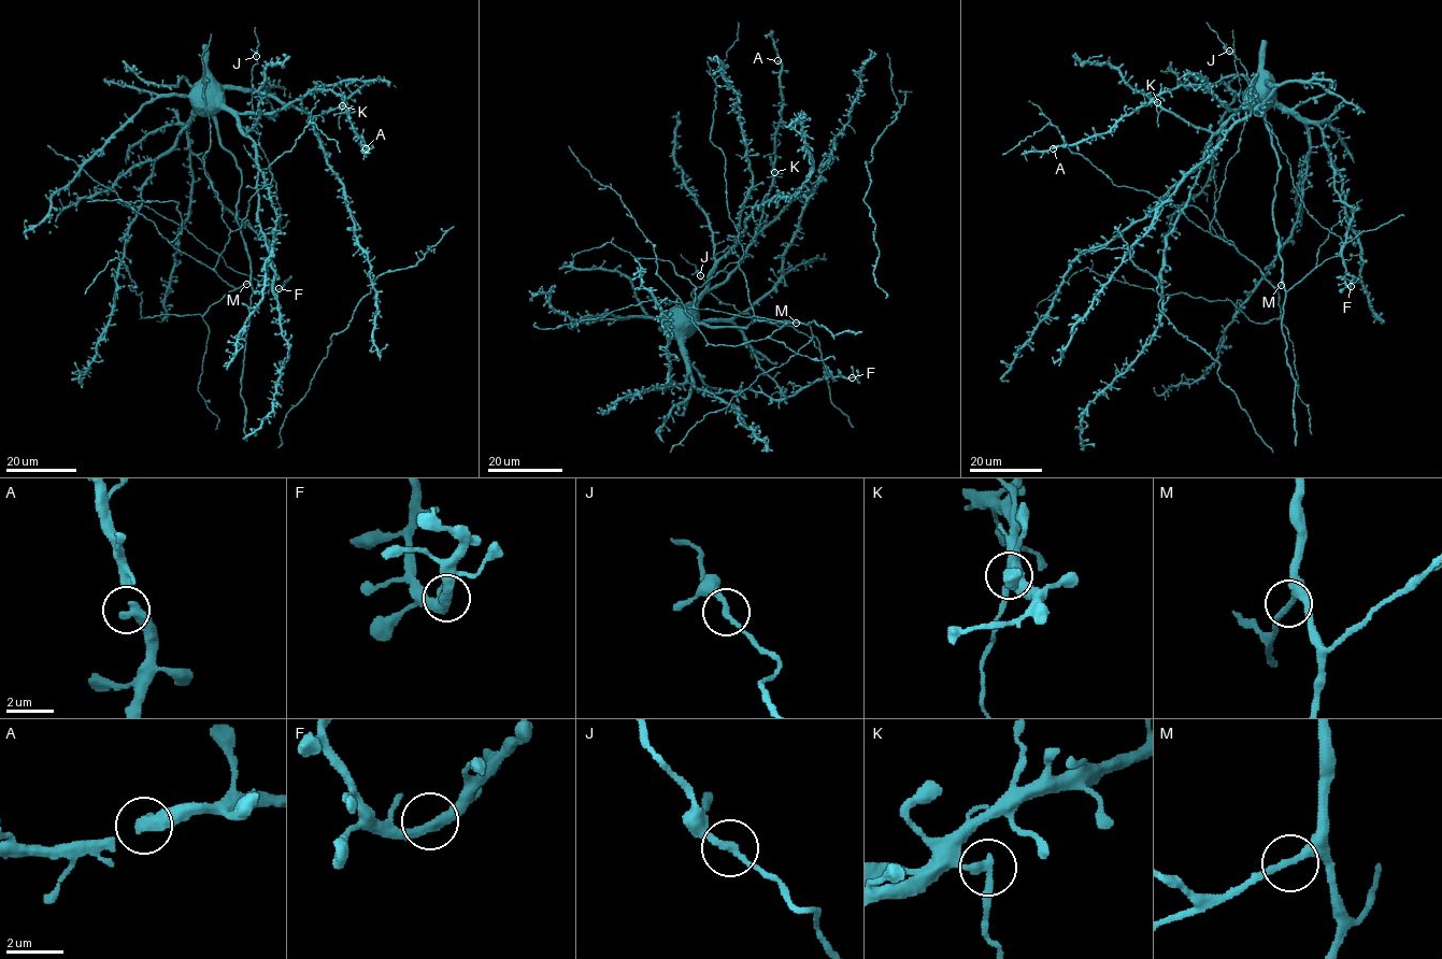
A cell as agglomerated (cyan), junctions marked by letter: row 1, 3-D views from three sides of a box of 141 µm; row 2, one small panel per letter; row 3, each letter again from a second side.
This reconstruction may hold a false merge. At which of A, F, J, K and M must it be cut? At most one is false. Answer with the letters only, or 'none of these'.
K

